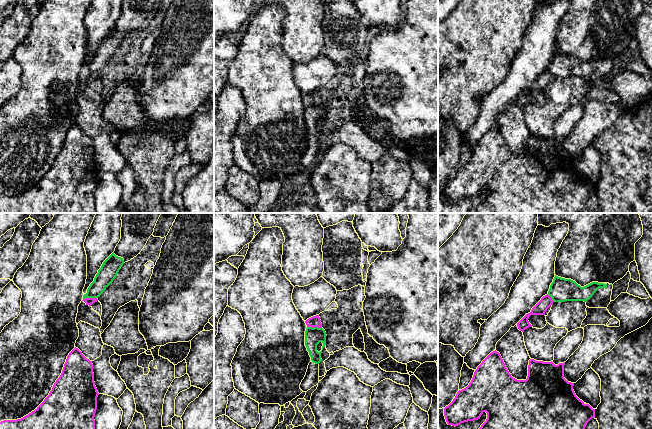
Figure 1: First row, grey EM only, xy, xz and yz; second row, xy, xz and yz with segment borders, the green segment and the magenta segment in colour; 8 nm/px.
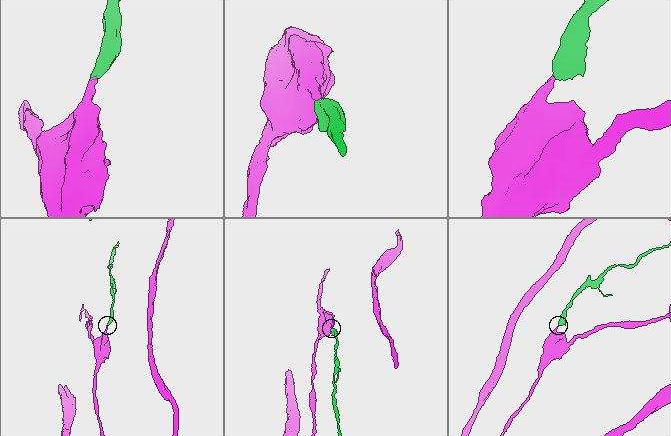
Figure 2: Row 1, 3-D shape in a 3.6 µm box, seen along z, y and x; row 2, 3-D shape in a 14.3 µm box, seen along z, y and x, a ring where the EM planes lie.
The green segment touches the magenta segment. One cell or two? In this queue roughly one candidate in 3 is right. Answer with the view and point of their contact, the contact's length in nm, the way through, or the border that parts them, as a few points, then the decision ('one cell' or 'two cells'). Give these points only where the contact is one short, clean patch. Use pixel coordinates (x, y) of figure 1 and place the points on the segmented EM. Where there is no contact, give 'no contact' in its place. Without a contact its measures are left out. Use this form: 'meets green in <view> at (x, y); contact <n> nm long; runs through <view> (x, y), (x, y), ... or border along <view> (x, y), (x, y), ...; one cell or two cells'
meets green in xz at (314, 327); contact 120 nm long; border along xz (307, 326), (321, 328); two cells

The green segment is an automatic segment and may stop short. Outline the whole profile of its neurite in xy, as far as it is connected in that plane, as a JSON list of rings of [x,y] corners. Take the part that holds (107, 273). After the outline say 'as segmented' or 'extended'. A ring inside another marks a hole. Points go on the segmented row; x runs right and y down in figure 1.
[[[113,252],[103,262],[94,278],[94,281],[88,287],[87,293],[83,295],[83,299],[98,298],[116,278],[123,264],[123,258],[116,256]]]; as segmented

